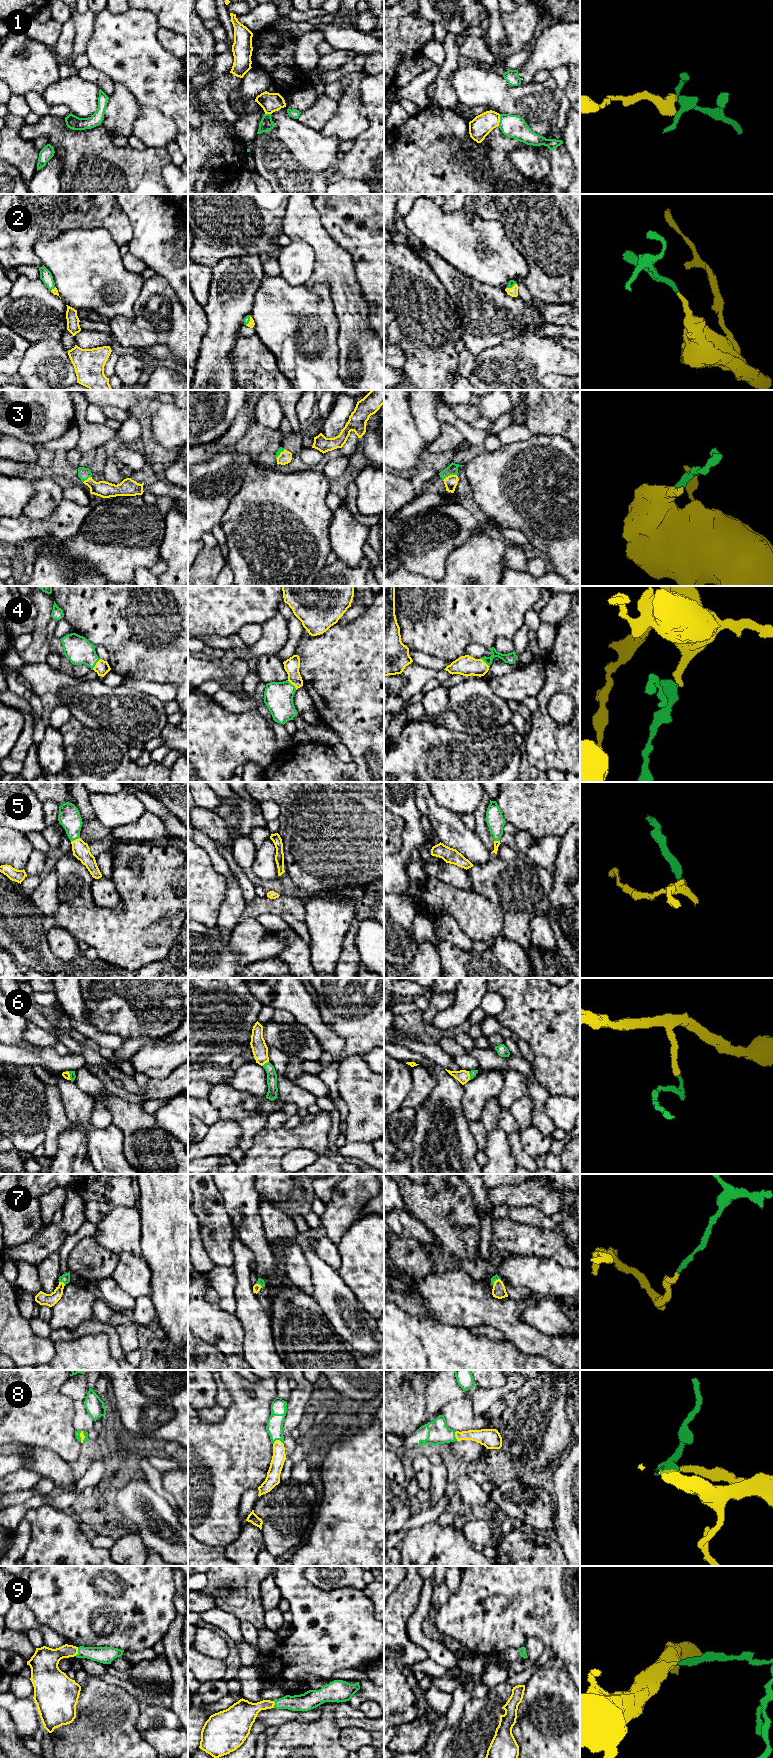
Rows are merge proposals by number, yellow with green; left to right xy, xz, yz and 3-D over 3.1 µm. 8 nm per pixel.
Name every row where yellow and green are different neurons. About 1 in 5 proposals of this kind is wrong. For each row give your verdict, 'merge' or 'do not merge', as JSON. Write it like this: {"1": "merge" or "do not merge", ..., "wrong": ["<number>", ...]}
{"1": "do not merge", "2": "merge", "3": "merge", "4": "merge", "5": "merge", "6": "merge", "7": "merge", "8": "merge", "9": "merge", "wrong": ["1"]}

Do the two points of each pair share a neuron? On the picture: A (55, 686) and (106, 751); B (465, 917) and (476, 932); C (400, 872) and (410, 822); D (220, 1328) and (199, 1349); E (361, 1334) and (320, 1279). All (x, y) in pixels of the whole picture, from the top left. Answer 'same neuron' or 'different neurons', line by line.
A: different neurons
B: same neuron
C: same neuron
D: different neurons
E: same neuron

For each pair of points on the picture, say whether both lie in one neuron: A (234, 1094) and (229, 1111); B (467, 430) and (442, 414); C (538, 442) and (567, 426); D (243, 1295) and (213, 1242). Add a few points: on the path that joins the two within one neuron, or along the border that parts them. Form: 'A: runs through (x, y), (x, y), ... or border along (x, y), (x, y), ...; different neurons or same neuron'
A: border along (241, 1104), (225, 1105), (218, 1109); different neurons
B: runs through (461, 425), (448, 416); same neuron
C: border along (532, 434), (559, 434), (569, 442); different neurons
D: border along (232, 1241), (233, 1265); different neurons

